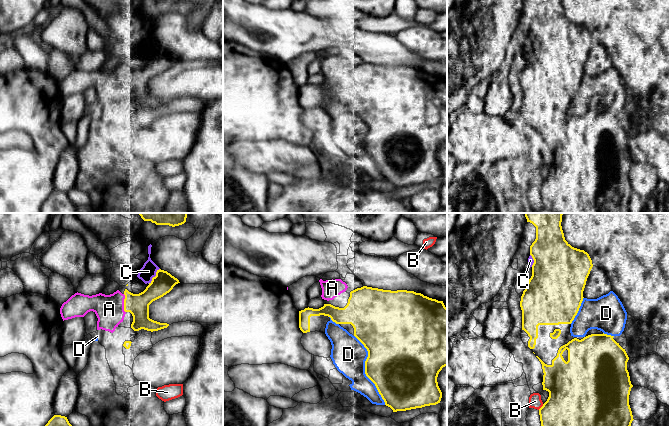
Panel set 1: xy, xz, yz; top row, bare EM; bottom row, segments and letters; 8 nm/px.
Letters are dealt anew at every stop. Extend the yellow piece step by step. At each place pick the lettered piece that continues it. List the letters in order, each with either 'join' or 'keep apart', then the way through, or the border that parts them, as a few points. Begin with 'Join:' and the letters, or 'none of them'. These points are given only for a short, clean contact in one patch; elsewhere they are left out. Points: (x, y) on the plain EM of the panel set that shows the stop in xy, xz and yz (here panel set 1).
Join: A, C
A: join
B: keep apart
C: join
D: keep apart

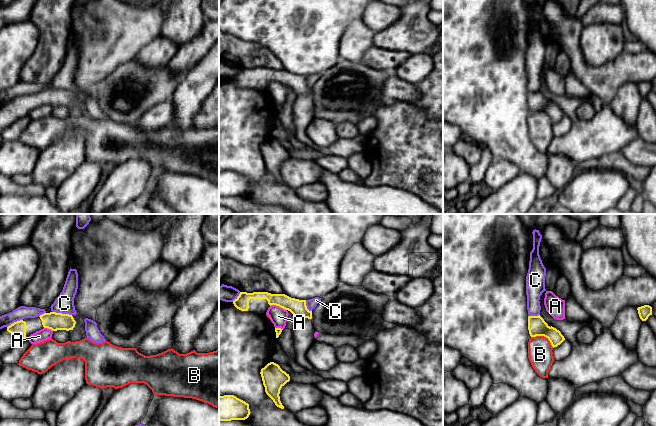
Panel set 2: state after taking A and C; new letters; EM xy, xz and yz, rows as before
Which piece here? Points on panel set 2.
Join: none of them
A: keep apart; border along xz (270, 81), (278, 81), (286, 86)
B: keep apart
C: keep apart

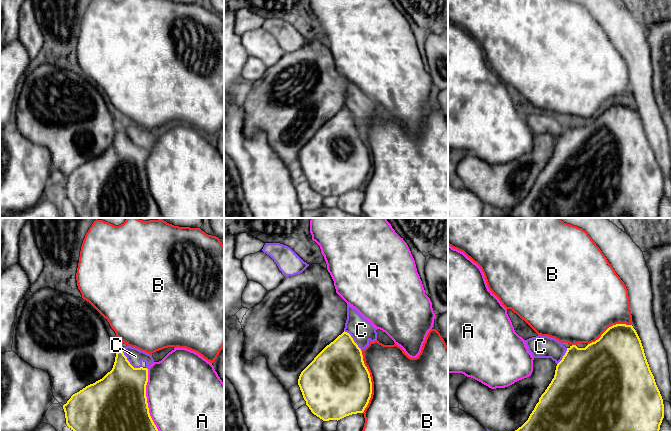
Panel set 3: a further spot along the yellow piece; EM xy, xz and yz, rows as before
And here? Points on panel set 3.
Join: none of them
A: keep apart
B: keep apart
C: keep apart

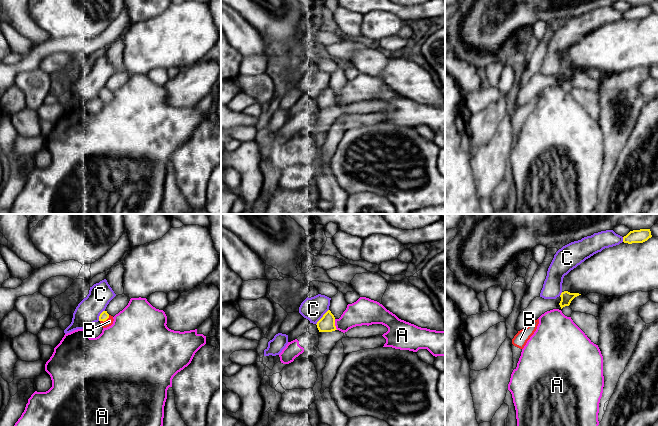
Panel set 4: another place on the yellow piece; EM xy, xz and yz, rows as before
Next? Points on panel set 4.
Join: B
A: keep apart
B: join; runs through xy (104, 91), (105, 96), (109, 97)
C: keep apart

